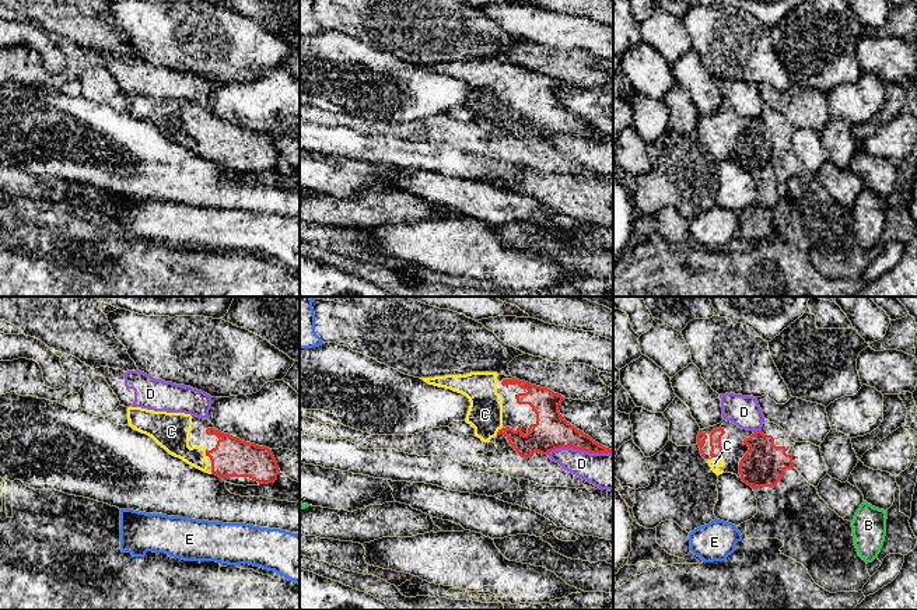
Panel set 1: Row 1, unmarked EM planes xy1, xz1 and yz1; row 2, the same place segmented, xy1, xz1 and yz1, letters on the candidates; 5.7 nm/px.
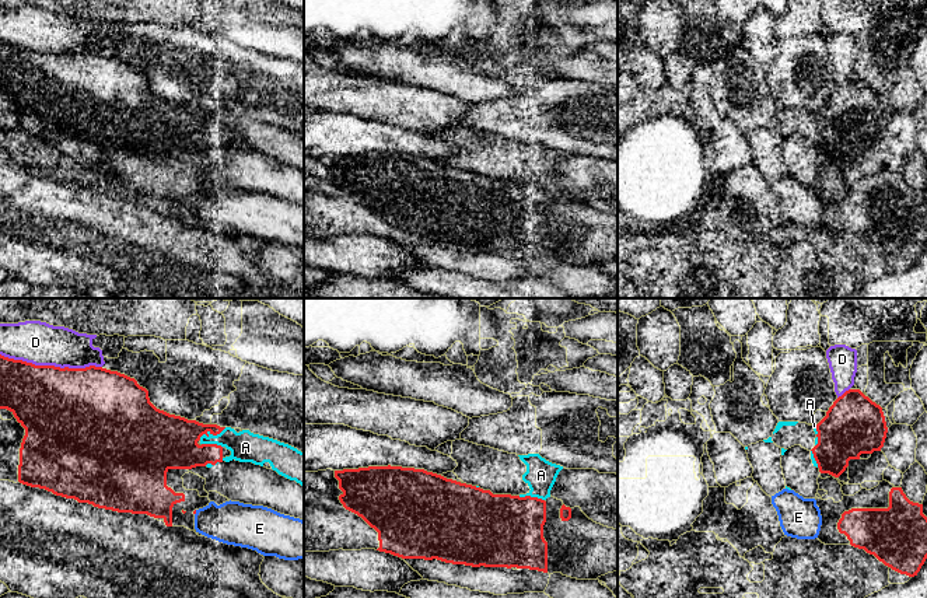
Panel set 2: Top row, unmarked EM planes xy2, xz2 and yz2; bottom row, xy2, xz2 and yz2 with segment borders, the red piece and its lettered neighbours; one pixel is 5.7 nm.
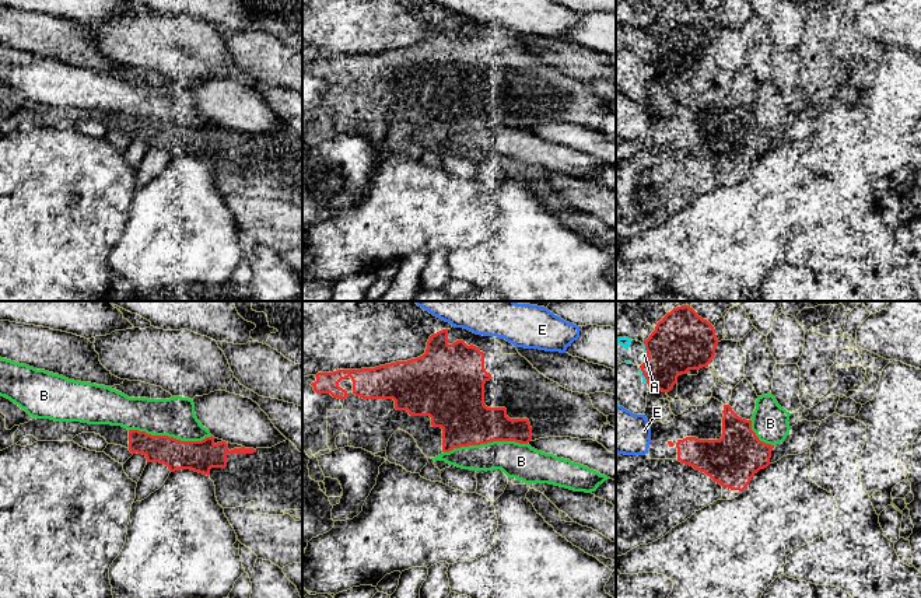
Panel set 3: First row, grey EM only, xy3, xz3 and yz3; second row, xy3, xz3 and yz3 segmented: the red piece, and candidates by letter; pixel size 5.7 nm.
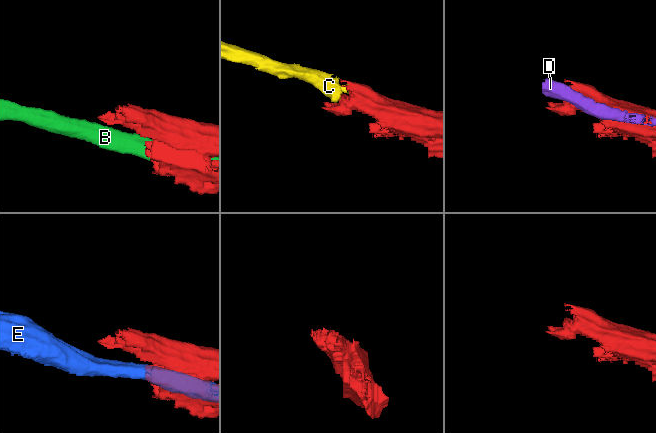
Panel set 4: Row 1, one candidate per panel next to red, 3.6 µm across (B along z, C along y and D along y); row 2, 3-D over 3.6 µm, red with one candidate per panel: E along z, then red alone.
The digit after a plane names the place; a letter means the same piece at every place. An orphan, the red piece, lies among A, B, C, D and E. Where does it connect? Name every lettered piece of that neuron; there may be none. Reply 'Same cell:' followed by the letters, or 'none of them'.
Same cell: C

